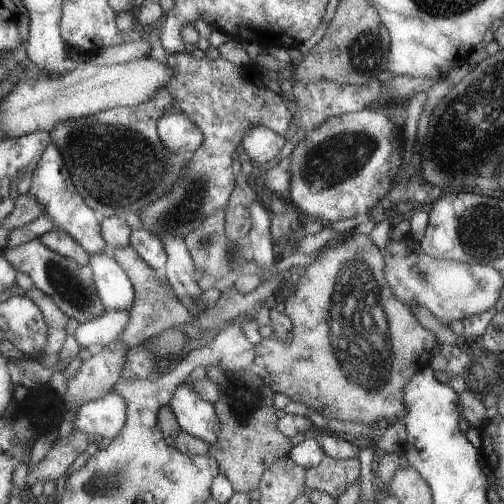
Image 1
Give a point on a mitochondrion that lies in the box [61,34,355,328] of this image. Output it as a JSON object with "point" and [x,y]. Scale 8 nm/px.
{"point":[188,203]}

